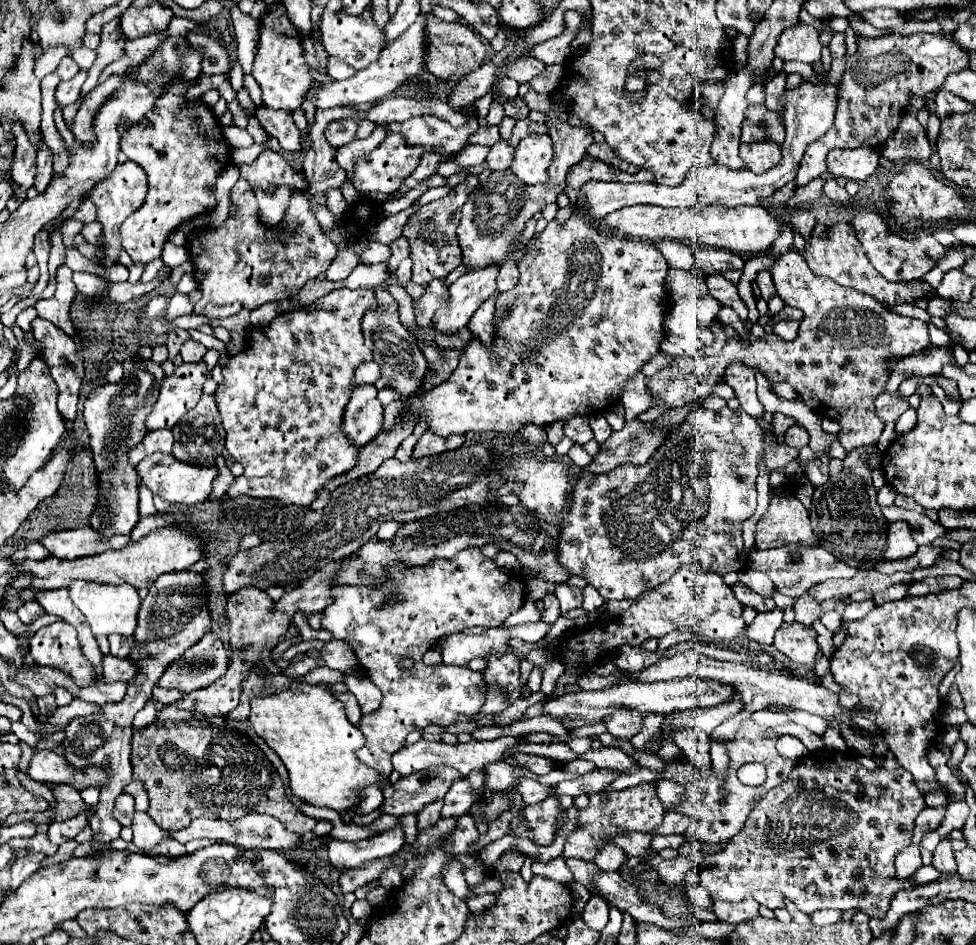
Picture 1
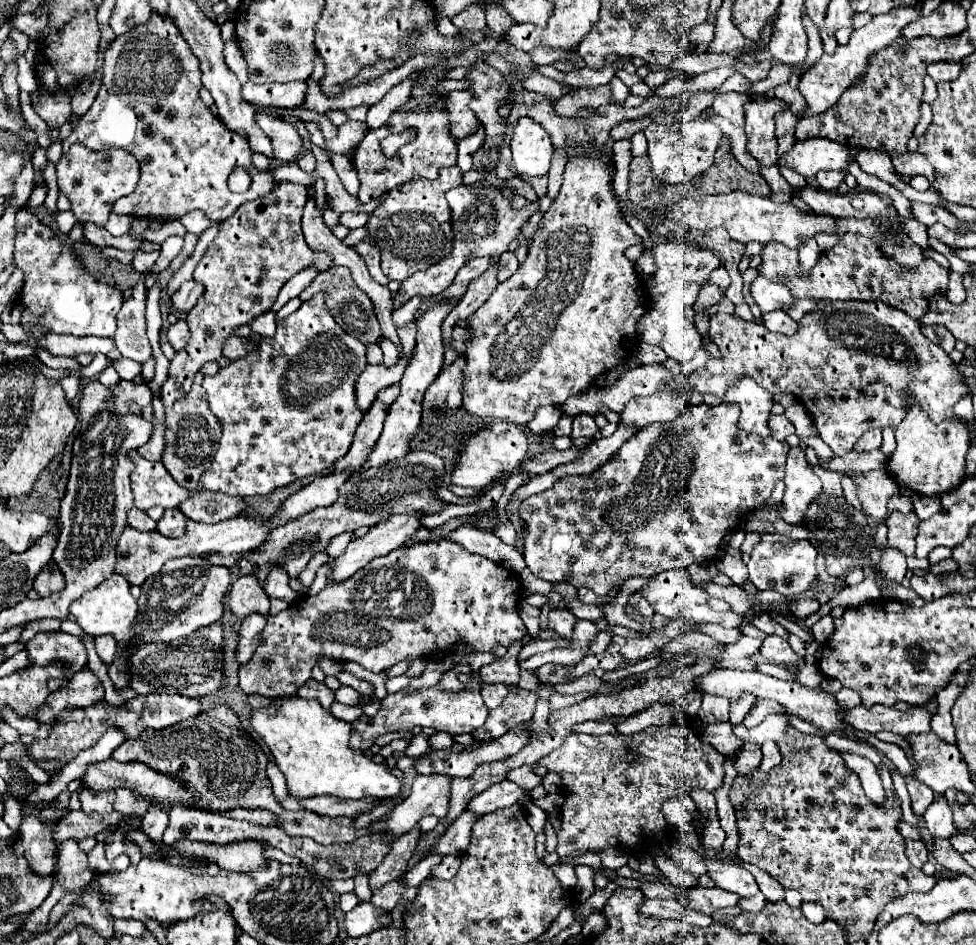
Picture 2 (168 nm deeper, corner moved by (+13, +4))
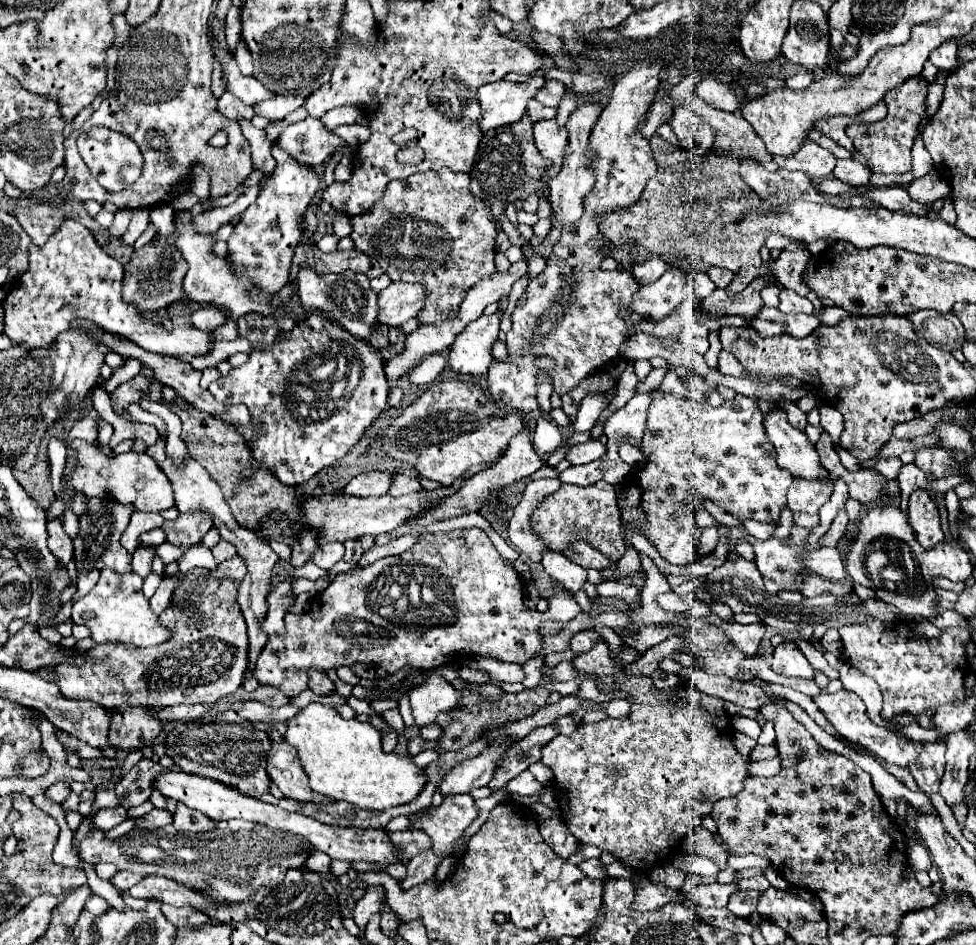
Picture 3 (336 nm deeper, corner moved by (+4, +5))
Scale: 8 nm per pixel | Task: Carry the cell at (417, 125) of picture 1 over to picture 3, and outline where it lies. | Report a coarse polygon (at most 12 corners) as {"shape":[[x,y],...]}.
{"shape":[[545,77],[479,87],[481,129],[511,125]]}

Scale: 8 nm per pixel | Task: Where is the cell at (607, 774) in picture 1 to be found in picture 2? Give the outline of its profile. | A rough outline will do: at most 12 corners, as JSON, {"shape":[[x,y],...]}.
{"shape":[[502,780],[474,796],[468,808],[488,814],[530,798],[532,792]]}

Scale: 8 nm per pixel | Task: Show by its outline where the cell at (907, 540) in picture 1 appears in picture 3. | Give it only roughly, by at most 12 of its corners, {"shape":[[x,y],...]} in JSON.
{"shape":[[927,491],[911,493],[907,515],[923,547],[945,539]]}

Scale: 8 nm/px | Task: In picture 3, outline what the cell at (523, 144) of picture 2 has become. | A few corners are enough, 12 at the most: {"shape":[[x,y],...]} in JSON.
{"shape":[[555,119],[533,125],[535,145],[561,169],[569,143],[567,127]]}

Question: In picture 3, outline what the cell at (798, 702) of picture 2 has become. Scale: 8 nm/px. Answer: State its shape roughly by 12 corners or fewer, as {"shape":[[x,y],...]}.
{"shape":[[851,691],[813,699],[829,723],[877,757],[909,765],[921,743],[881,729]]}

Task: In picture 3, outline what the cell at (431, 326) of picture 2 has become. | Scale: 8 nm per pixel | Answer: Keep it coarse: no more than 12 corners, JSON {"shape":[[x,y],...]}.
{"shape":[[361,473],[343,495],[379,497],[389,491],[391,473]]}

